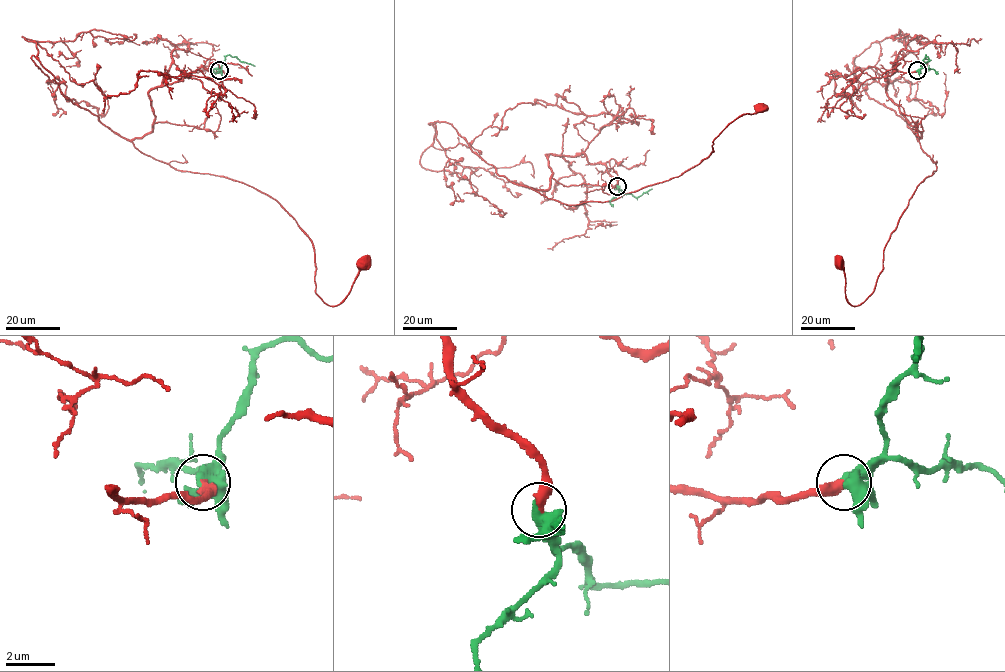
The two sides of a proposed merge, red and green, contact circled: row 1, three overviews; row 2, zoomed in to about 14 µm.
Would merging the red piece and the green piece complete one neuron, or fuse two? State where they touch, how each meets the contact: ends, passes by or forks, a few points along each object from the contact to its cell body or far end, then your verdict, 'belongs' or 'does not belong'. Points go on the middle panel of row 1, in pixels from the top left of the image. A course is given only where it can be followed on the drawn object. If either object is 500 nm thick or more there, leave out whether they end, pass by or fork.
(617, 186) | red ends | green passes by | red via (617, 185), (576, 154), (547, 154), (550, 185), (530, 187), (566, 204), (614, 200), (689, 170), (762, 106) | green via (617, 185), (622, 193), (637, 197), (652, 188) | belongs

